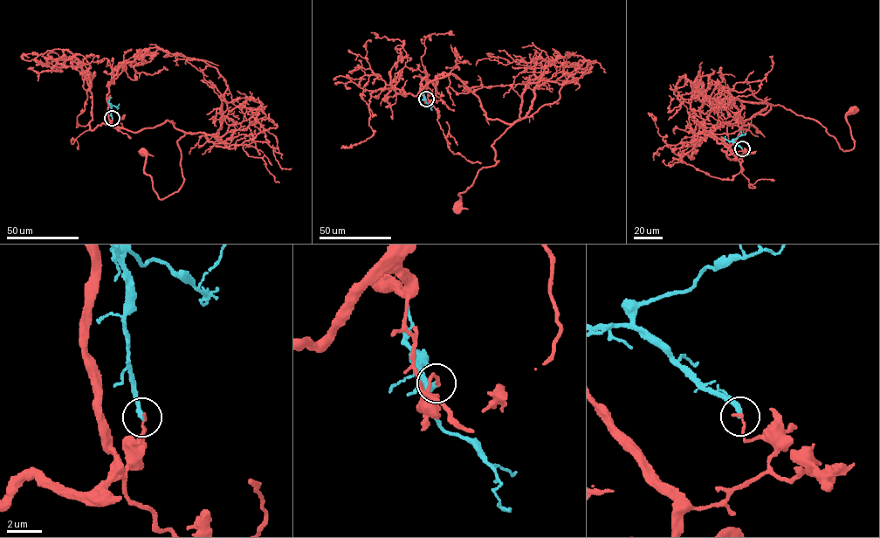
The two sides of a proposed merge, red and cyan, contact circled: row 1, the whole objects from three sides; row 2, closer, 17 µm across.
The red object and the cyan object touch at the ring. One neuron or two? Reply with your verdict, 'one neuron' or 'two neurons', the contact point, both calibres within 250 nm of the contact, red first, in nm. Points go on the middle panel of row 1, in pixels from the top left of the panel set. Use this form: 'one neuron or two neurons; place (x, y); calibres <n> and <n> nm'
two neurons; place (426, 99); calibres 160 and 280 nm

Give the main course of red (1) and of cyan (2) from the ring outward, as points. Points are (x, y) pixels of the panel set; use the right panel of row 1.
1: (741, 148), (727, 158), (743, 124), (779, 104), (816, 120), (849, 150), (846, 114), (853, 111)
2: (741, 148), (732, 140), (745, 134)

